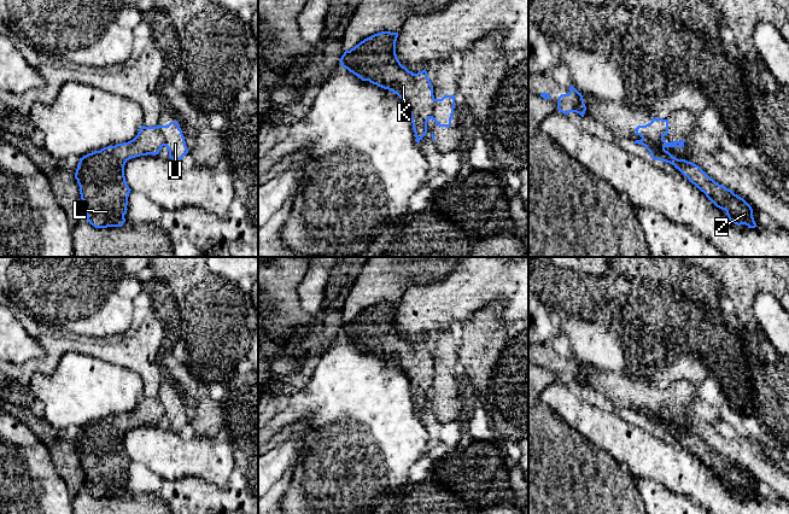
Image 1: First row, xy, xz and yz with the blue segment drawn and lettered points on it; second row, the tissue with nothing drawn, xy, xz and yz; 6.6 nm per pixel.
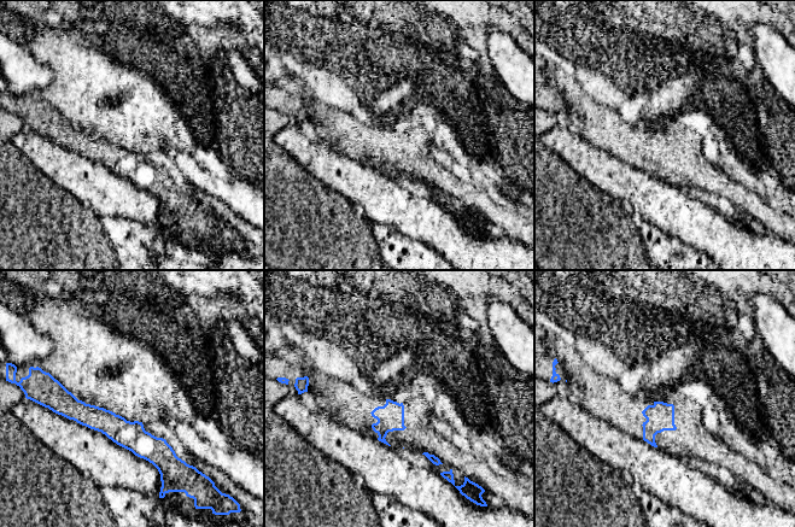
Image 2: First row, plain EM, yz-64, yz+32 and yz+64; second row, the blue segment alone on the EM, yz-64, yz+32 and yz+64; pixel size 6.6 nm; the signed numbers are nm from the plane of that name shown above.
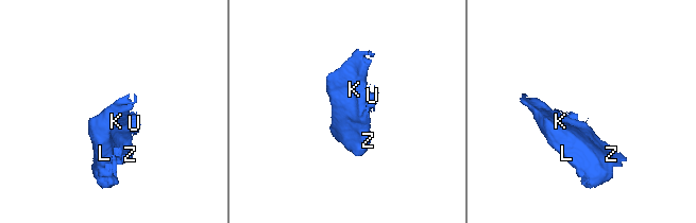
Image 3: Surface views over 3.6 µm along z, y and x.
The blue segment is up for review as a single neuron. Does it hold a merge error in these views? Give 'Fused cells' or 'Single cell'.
Fused cells

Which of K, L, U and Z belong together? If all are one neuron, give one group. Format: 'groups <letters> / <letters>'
groups K L Z / U

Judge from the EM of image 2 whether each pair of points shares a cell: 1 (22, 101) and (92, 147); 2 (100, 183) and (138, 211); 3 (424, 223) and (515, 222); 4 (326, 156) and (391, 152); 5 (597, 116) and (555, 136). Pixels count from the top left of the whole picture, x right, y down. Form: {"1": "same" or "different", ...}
{"1": "same", "2": "same", "3": "different", "4": "different", "5": "different"}

